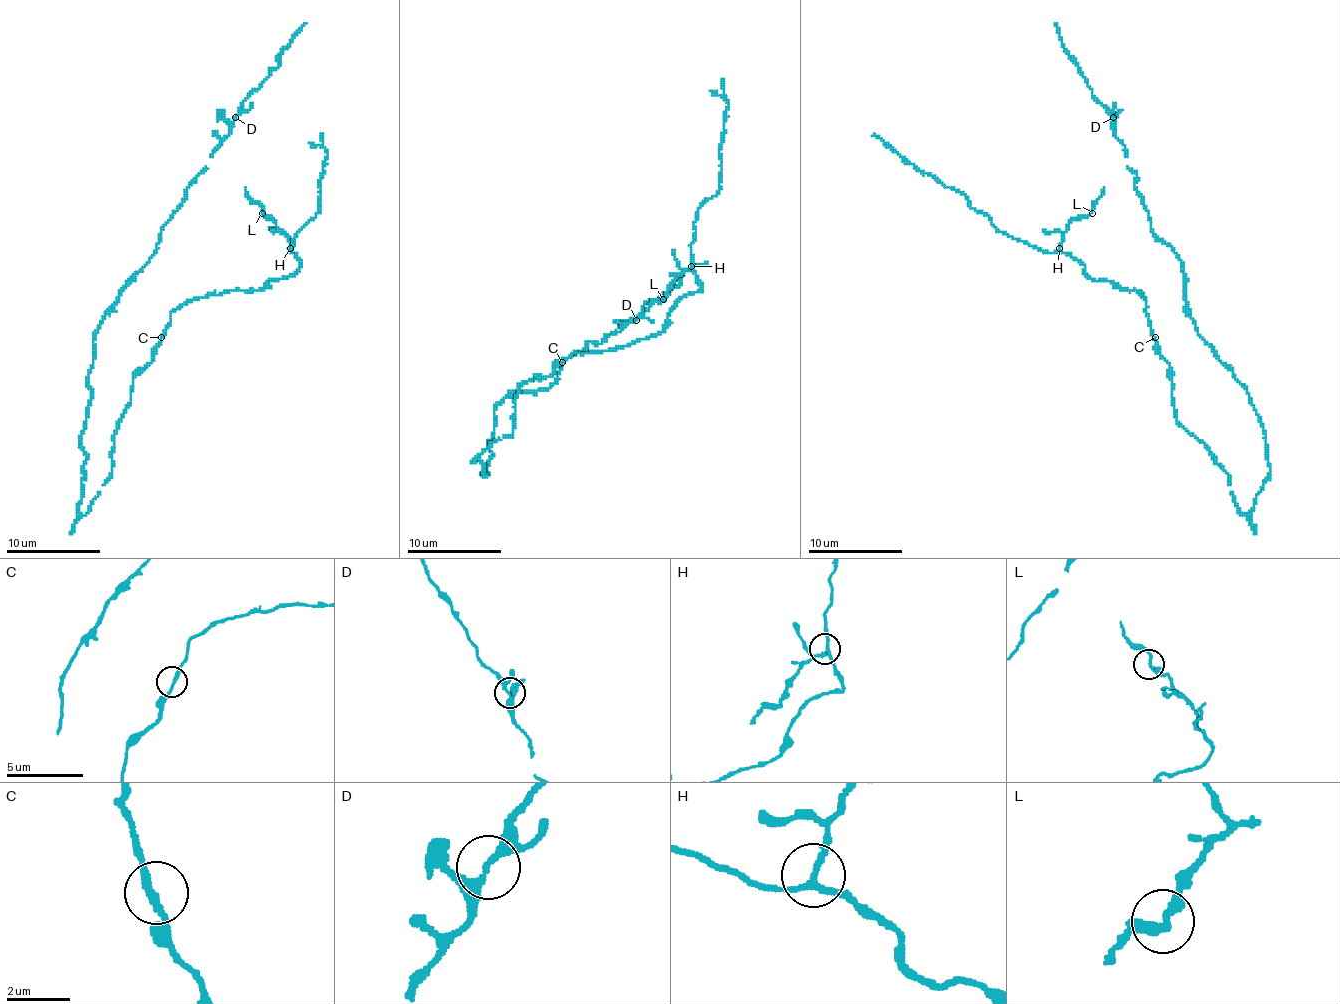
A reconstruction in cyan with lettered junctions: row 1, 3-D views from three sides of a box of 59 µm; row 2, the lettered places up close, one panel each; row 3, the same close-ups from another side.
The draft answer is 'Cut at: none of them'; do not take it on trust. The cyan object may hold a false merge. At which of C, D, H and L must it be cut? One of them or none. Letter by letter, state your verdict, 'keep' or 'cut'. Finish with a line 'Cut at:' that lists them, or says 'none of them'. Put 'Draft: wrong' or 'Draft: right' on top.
Draft: right
C: keep
D: keep
H: keep
L: keep
Cut at: none of them

